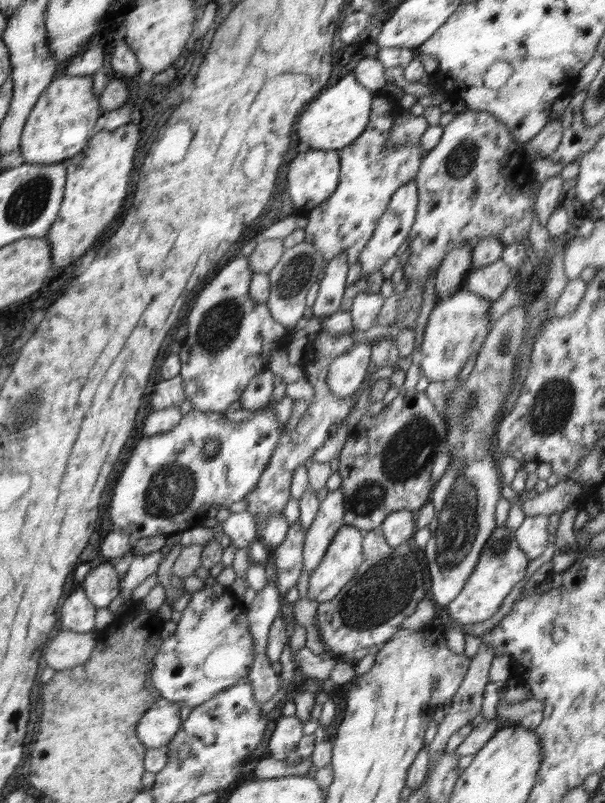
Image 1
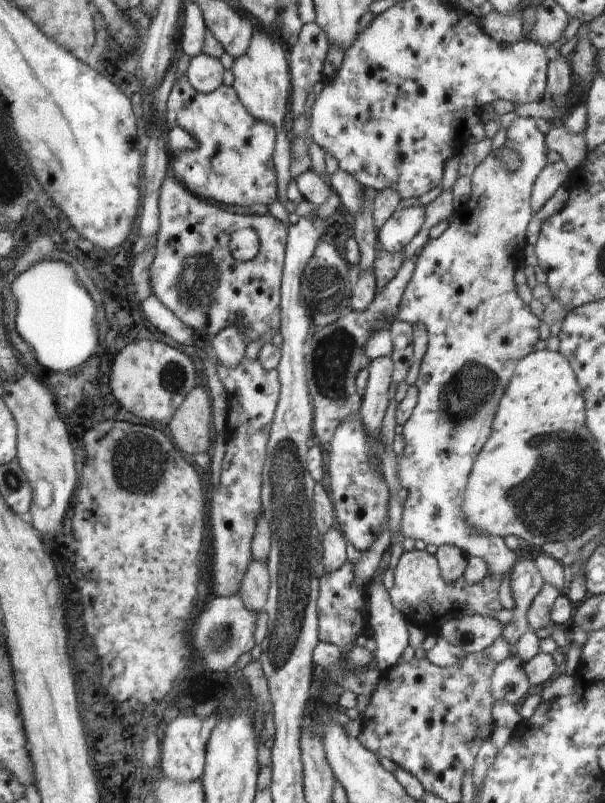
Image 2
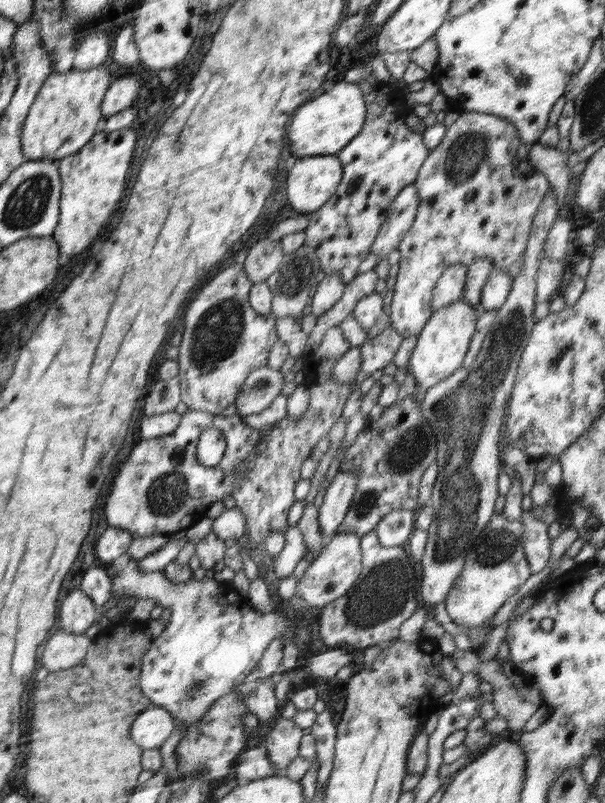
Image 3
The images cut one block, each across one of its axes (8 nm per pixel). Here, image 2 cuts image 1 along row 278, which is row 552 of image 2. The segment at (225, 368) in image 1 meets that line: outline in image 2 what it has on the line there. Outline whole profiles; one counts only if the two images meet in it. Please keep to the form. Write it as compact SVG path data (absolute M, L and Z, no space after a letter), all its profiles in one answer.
M245 357L233 369L226 368L220 363L215 366L228 396L228 416L226 419L226 450L218 467L220 484L212 490L210 498L210 524L212 524L212 580L214 580L213 593L216 597L229 597L238 595L241 582L247 568L254 560L251 553L251 542L255 535L257 520L261 514L261 472L266 460L266 447L271 429L271 422L279 401L280 383L276 369L267 371L261 366L258 359L248 360Z

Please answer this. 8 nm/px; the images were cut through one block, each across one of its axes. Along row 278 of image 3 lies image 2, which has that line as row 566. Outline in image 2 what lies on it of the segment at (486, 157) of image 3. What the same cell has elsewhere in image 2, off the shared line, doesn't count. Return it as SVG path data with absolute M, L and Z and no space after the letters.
M425 550L403 552L393 572L394 585L389 591L390 600L417 635L438 635L439 628L449 620L460 620L468 615L492 617L503 609L498 598L502 577L494 577L488 572L480 582L474 584L470 584L463 576L455 583L446 582L435 556Z

